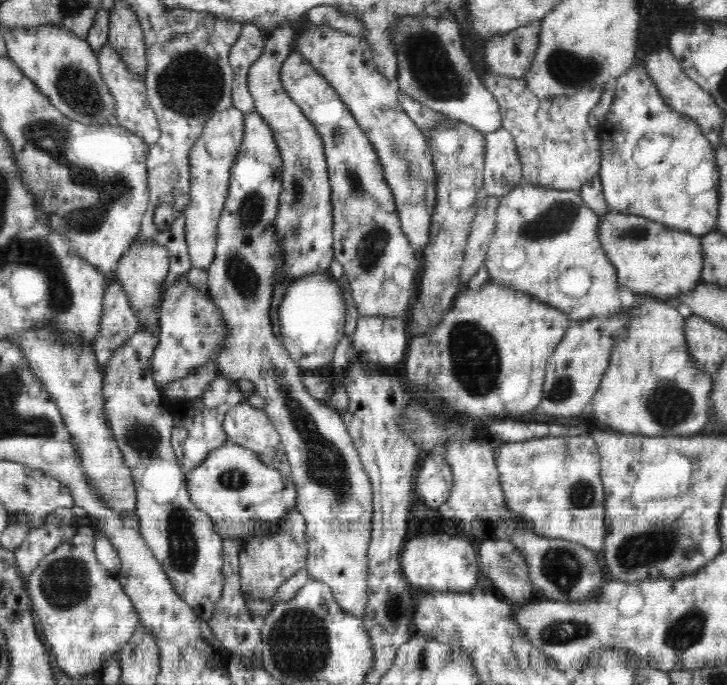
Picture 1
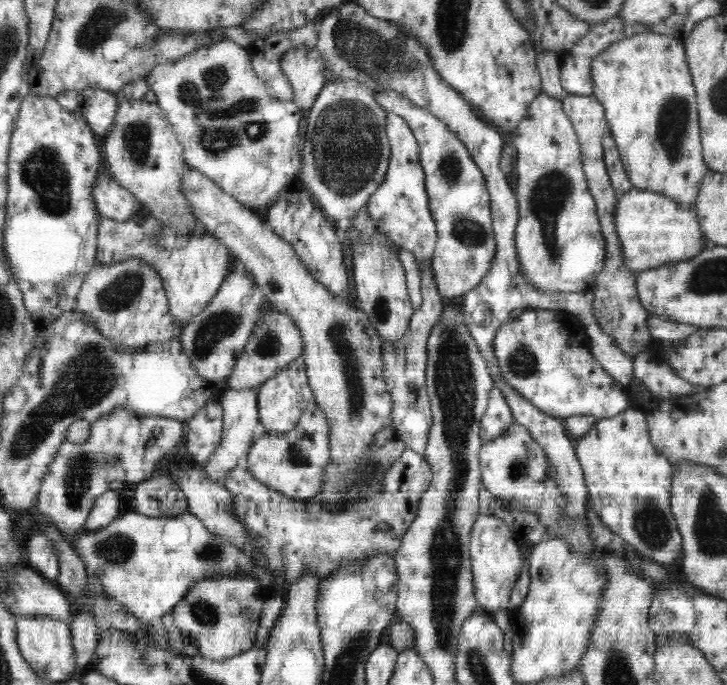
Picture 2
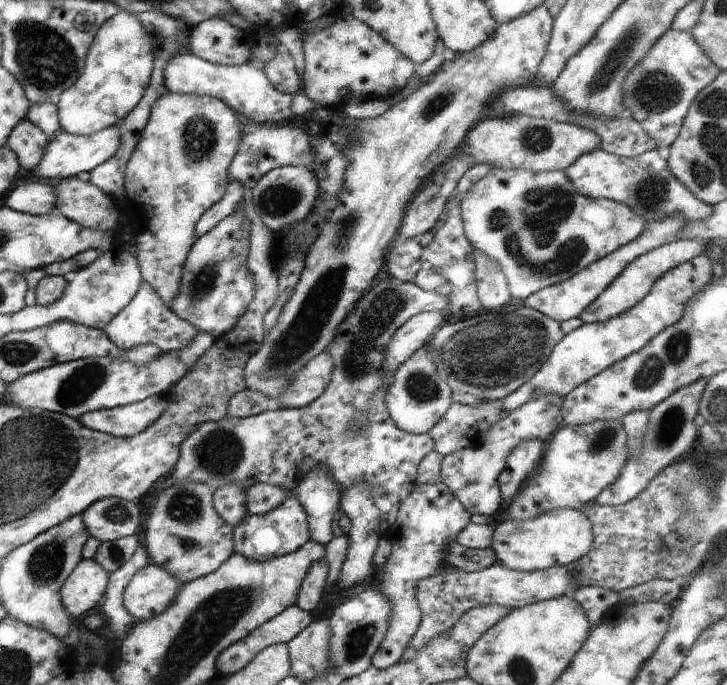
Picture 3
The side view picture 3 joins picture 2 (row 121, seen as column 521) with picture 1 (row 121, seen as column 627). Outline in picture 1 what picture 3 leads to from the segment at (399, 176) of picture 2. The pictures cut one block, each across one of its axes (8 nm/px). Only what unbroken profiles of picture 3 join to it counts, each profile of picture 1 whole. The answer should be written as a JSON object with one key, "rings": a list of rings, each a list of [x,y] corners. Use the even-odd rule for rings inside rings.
{"rings":[[[293,50],[284,60],[280,83],[324,141],[332,189],[334,259],[344,267],[359,316],[405,318],[418,296],[419,283],[413,276],[418,276],[420,262],[401,229],[395,198],[384,178],[378,153],[348,105],[300,53]]]}

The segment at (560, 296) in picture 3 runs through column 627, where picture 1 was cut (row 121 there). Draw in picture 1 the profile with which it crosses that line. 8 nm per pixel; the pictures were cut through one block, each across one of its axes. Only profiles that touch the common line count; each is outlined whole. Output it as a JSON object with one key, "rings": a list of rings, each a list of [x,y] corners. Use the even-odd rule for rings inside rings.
{"rings":[[[254,112],[246,114],[244,116],[244,138],[242,138],[242,144],[240,145],[240,152],[236,157],[234,166],[231,168],[230,182],[228,186],[228,196],[226,196],[226,202],[224,202],[224,208],[220,216],[218,224],[218,238],[215,248],[214,260],[212,264],[206,269],[208,275],[208,288],[207,292],[211,295],[211,299],[215,302],[216,308],[220,311],[221,317],[226,323],[226,338],[222,344],[222,348],[218,351],[216,358],[217,369],[219,370],[220,376],[231,379],[232,382],[237,382],[239,379],[248,381],[254,384],[256,387],[256,394],[262,396],[265,399],[265,407],[263,408],[271,423],[276,427],[278,434],[280,435],[280,441],[284,445],[284,452],[288,458],[288,463],[291,467],[292,481],[296,485],[296,508],[298,512],[305,518],[305,537],[307,540],[307,559],[306,559],[306,570],[309,574],[309,578],[312,580],[322,581],[326,583],[334,593],[336,603],[344,610],[345,614],[352,614],[357,617],[362,617],[366,613],[367,602],[368,602],[368,557],[367,552],[371,541],[371,526],[373,519],[373,488],[362,465],[362,460],[354,446],[353,440],[347,431],[347,426],[343,423],[343,418],[339,415],[338,411],[331,407],[327,401],[315,400],[310,396],[308,390],[302,382],[302,370],[300,365],[289,356],[289,353],[285,350],[283,343],[274,334],[272,329],[272,319],[270,319],[270,302],[272,300],[272,294],[274,294],[274,276],[276,276],[276,270],[282,266],[284,262],[284,251],[280,249],[280,243],[276,239],[276,227],[275,220],[276,214],[278,214],[278,202],[280,202],[280,192],[282,192],[282,180],[280,178],[280,170],[282,170],[282,158],[280,158],[280,151],[276,144],[274,133],[272,128],[264,121],[264,117]]]}

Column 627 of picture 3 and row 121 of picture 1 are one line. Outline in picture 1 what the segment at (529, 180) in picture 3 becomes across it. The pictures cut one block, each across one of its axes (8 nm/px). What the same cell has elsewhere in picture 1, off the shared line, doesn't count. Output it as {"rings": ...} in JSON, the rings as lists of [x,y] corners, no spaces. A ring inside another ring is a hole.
{"rings":[[[234,106],[214,113],[207,120],[200,138],[190,150],[189,205],[182,211],[186,219],[184,232],[188,254],[192,267],[197,269],[207,269],[214,260],[218,238],[217,228],[228,196],[231,168],[234,166],[244,138],[244,116],[245,114]]]}

